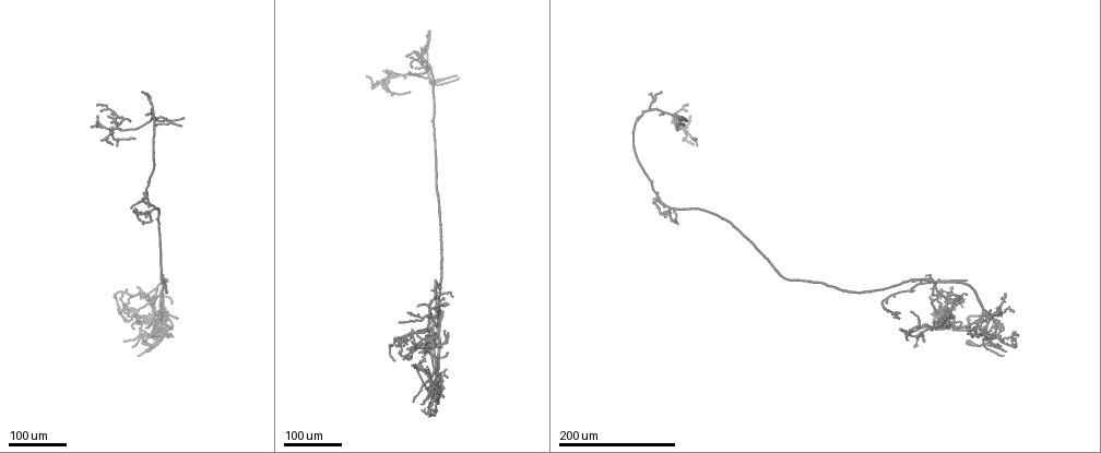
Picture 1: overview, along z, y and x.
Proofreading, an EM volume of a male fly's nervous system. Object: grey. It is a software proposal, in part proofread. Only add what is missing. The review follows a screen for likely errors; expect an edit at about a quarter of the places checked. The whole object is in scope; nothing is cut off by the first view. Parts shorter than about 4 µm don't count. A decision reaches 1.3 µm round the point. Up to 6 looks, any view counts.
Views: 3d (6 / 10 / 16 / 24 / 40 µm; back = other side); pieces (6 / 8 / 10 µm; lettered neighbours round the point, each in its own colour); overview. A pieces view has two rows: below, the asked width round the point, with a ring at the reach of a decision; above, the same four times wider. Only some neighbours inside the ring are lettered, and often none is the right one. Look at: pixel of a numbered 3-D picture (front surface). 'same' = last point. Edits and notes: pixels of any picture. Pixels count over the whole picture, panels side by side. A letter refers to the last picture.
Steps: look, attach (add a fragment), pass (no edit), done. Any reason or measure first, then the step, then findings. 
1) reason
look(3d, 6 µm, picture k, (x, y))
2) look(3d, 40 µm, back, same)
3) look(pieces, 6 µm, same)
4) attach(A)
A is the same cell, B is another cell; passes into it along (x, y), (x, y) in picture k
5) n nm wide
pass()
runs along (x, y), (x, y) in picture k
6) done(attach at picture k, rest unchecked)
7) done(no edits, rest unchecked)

branch stops here
look(3d, 40 µm, picture 1, (157, 124))

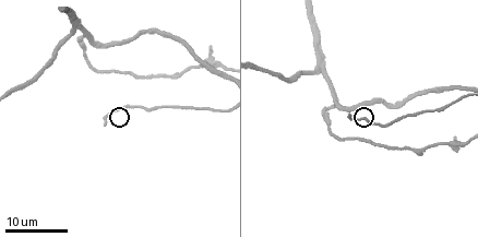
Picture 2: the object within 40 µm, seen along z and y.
look(pieces, 6 µm, picture 2, (106, 124))

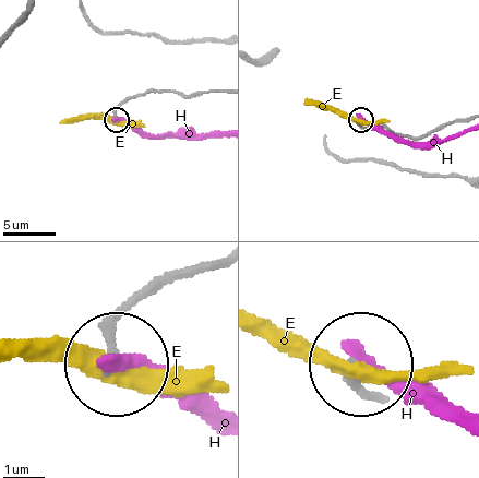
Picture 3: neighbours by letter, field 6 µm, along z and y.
180 nm wide
pass()
E and H are other cells; runs along (219, 92), (146, 92), (126, 99), (116, 110), (115, 120) in picture 3; no lettered fragment goes on from it

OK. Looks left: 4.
branch stops here
look(3d, 40 µm, picture 1, (677, 126))

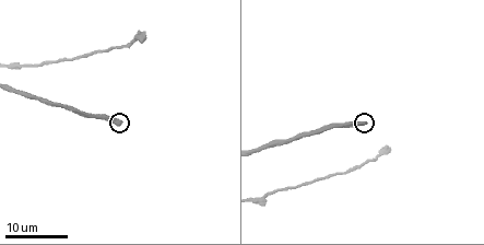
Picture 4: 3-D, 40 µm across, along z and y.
look(pieces, 8 µm, picture 4, (118, 121))

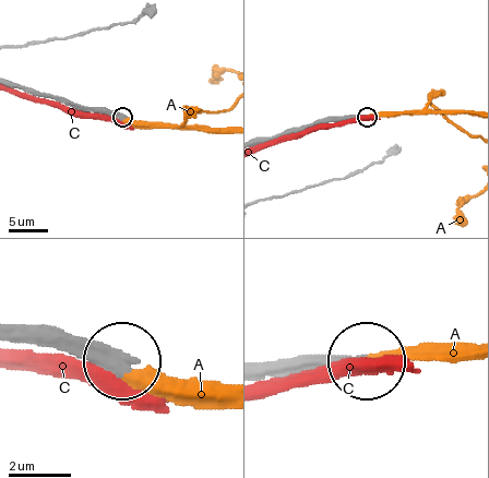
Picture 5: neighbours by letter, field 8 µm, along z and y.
attach(A)
A is the same cell, C is another cell; the neuron continues

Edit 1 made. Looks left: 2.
done(attach at picture 5, rest unchecked)

